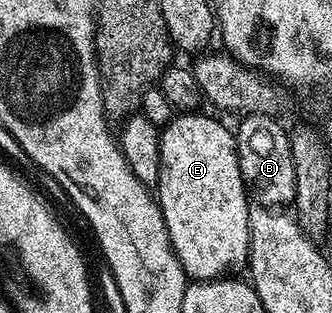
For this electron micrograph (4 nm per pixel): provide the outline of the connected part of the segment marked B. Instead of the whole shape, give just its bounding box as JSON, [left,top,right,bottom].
[236,114,296,209]

